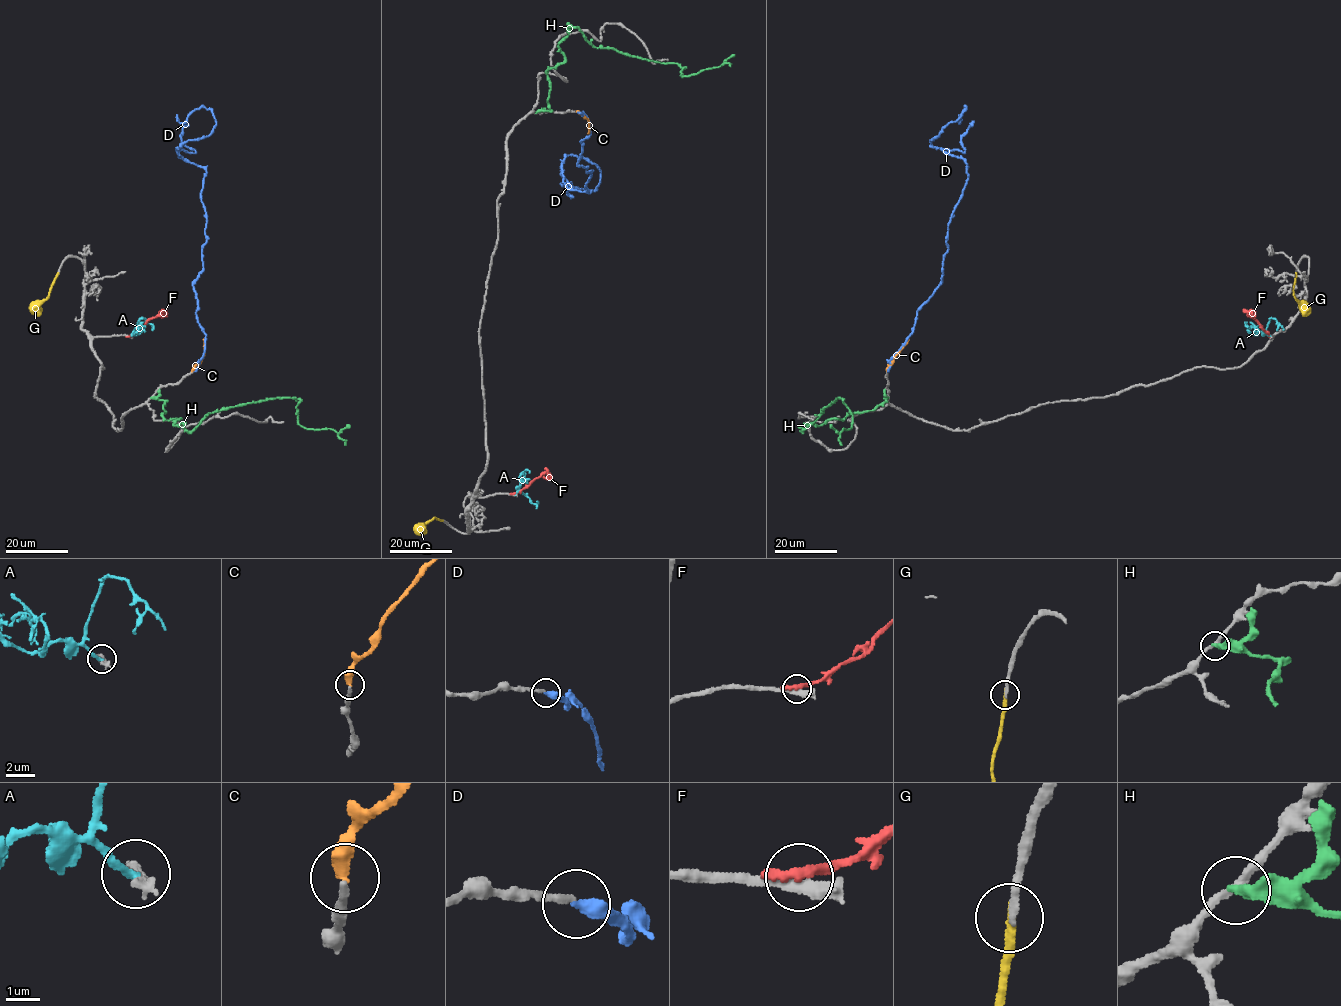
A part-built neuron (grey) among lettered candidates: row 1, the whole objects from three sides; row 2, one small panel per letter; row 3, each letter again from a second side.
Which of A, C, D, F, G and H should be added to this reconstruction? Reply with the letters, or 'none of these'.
D, G

